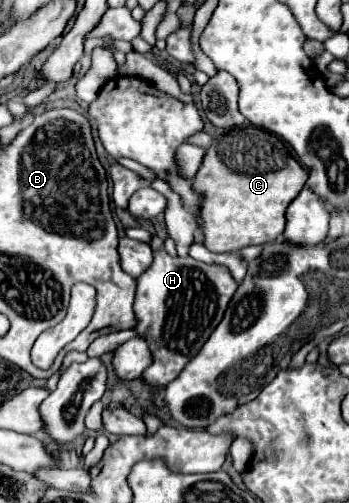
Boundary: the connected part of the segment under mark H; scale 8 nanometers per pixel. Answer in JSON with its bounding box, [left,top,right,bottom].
[133,251,237,389]

